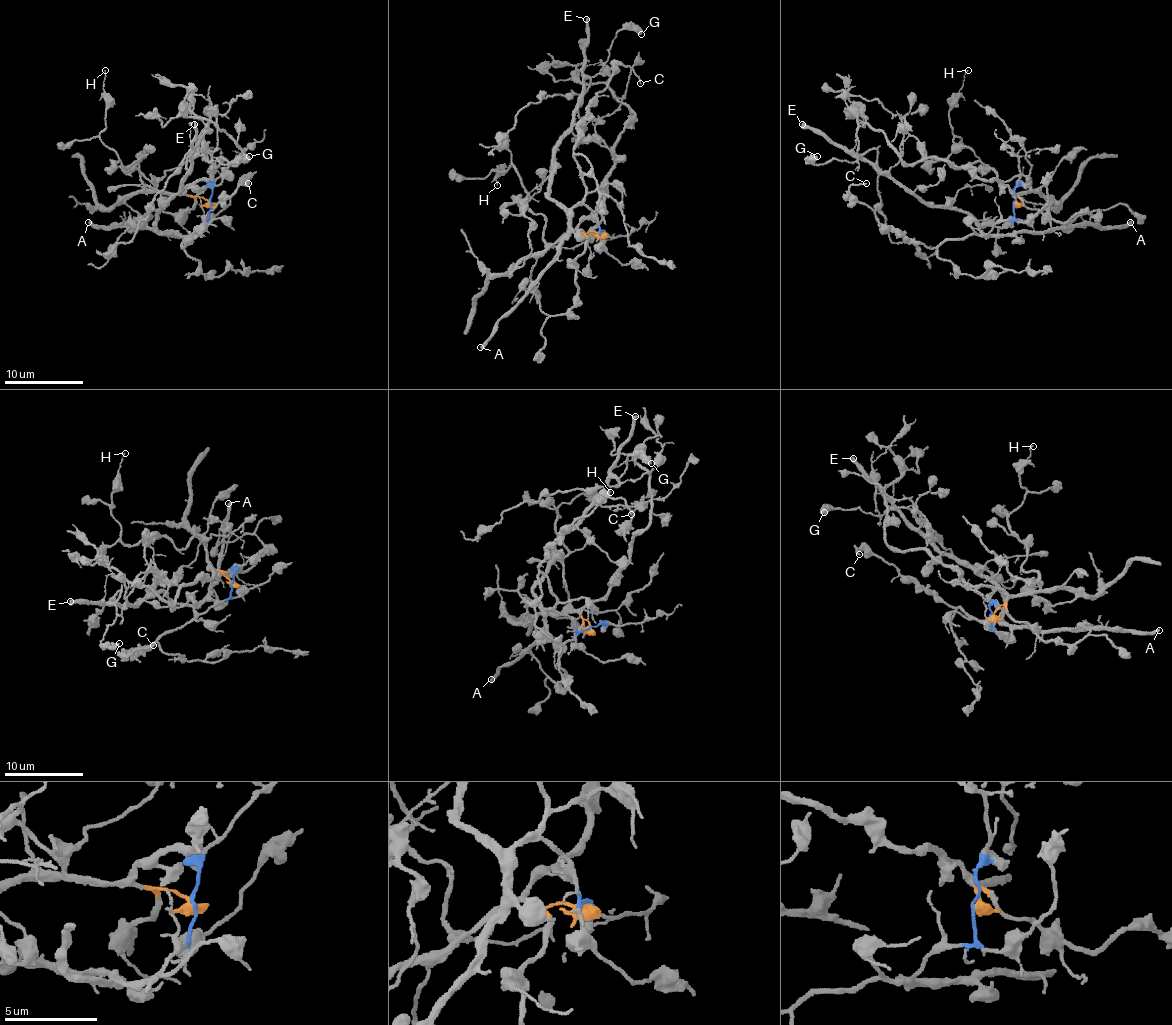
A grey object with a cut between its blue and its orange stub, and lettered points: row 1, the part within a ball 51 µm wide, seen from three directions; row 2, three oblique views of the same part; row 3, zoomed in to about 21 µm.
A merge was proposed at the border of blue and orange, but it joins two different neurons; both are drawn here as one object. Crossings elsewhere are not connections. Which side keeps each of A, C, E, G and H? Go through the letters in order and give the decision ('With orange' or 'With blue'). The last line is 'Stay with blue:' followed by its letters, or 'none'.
A: With blue
C: With blue
E: With blue
G: With blue
H: With orange
Stay with blue: A, C, E, G

